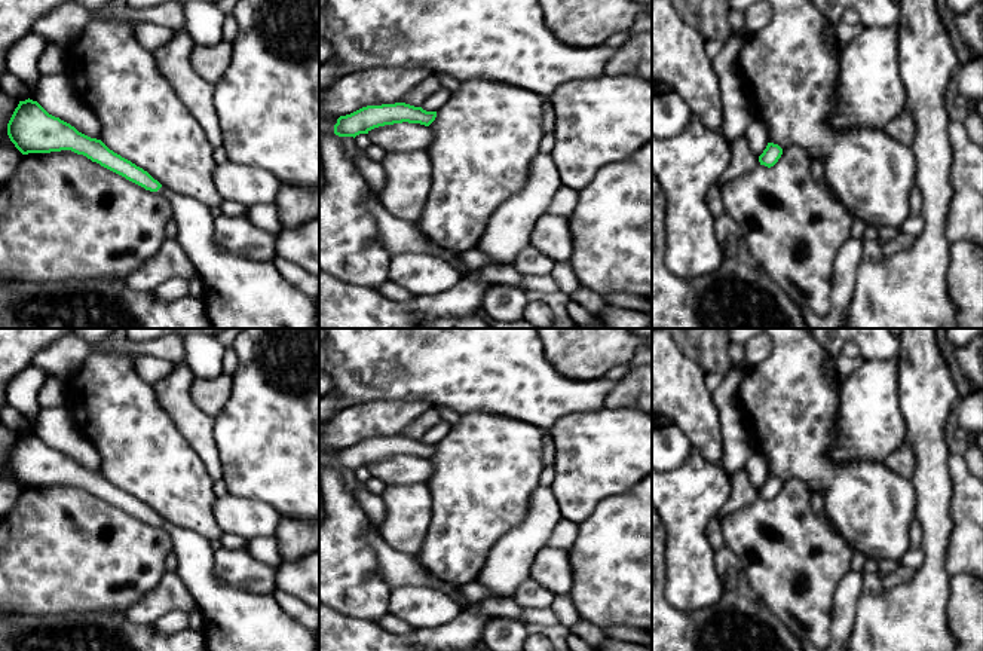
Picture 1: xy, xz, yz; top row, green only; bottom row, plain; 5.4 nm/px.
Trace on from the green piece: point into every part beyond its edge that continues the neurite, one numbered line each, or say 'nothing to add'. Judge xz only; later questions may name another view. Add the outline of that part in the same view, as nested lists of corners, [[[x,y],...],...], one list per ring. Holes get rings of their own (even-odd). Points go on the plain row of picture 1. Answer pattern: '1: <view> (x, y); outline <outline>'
nothing to add

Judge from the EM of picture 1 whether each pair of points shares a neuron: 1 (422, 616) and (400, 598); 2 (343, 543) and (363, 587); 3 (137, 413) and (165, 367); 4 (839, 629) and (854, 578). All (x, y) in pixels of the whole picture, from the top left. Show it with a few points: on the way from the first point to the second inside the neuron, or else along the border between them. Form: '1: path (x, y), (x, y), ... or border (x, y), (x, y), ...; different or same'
1: path (422, 608), (417, 601), (407, 599); same
2: path (343, 553), (343, 568), (352, 577); same
3: border (135, 357), (135, 372), (152, 385); different
4: path (842, 617), (848, 590); same

